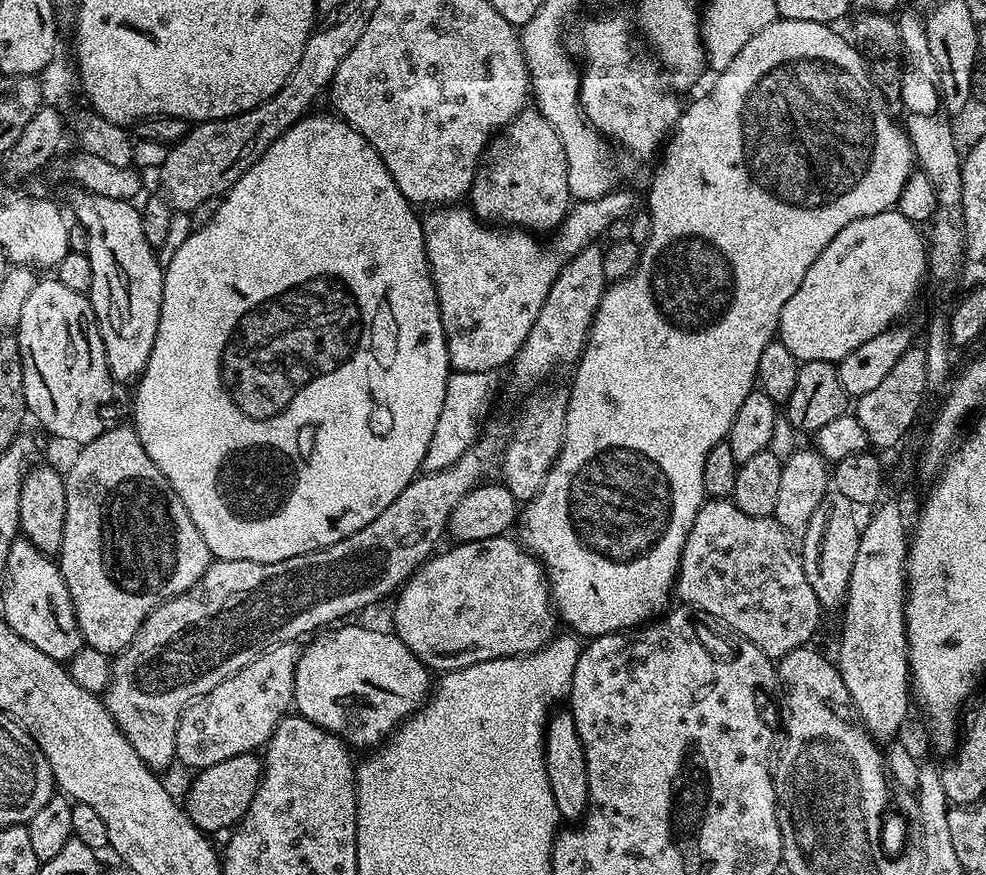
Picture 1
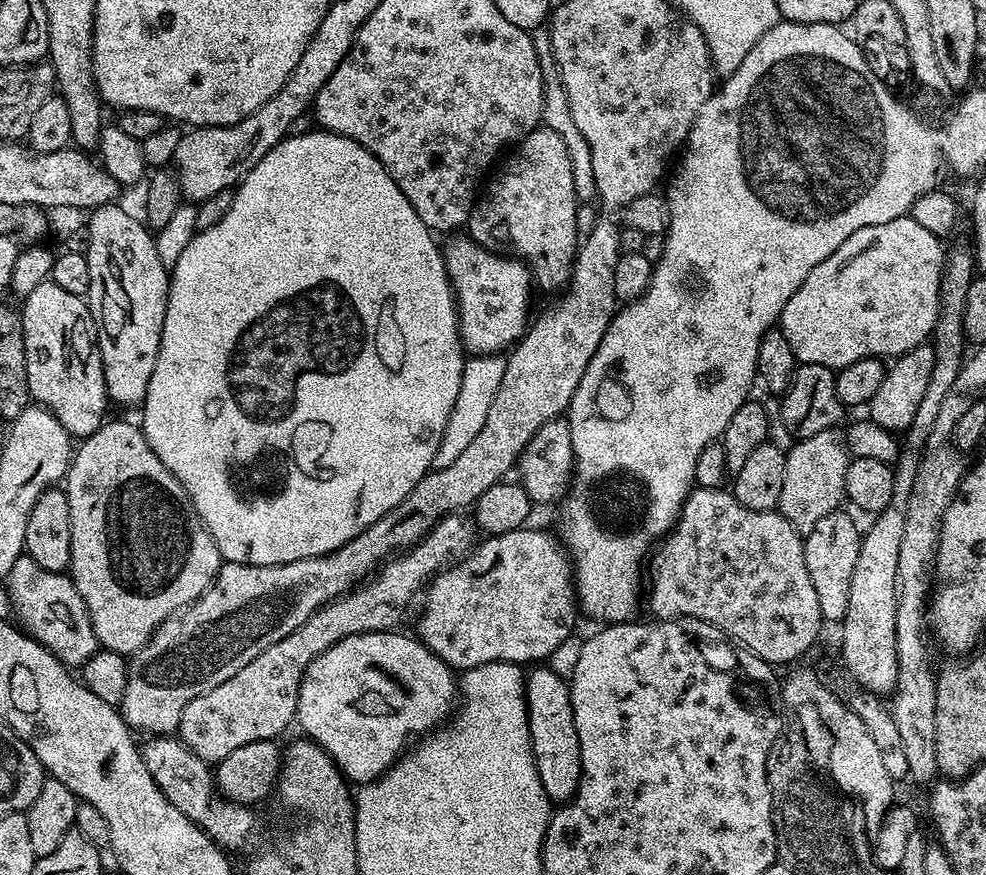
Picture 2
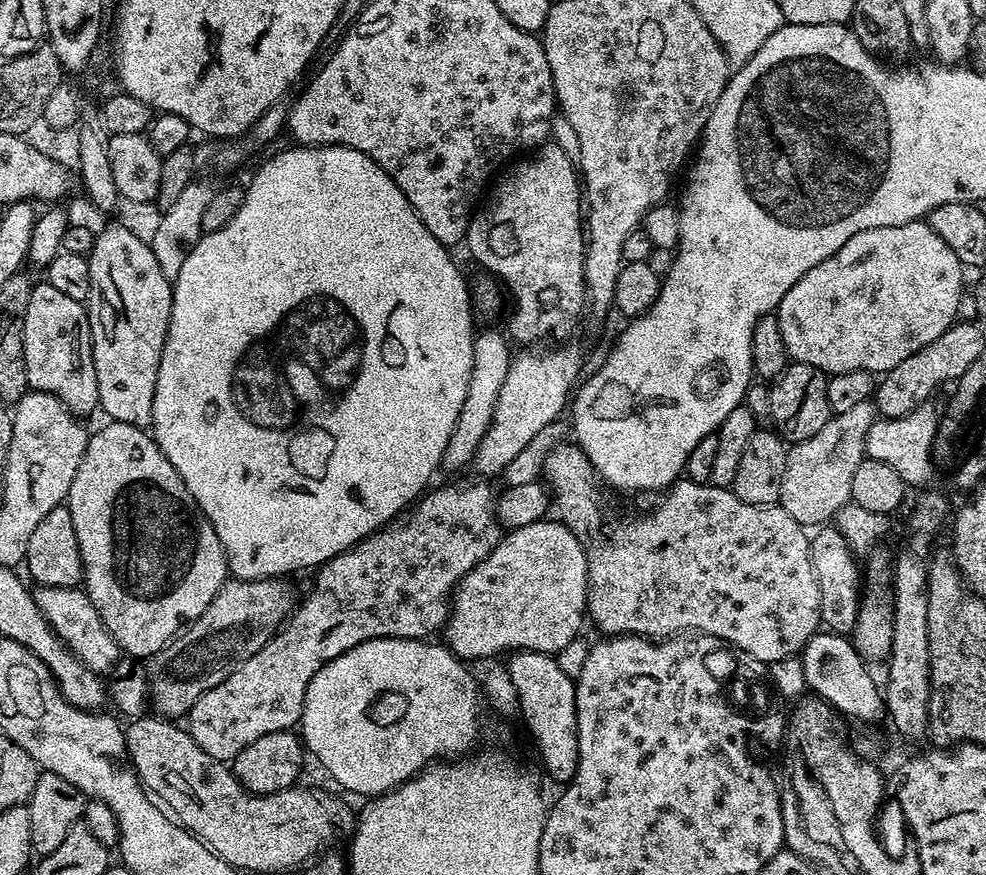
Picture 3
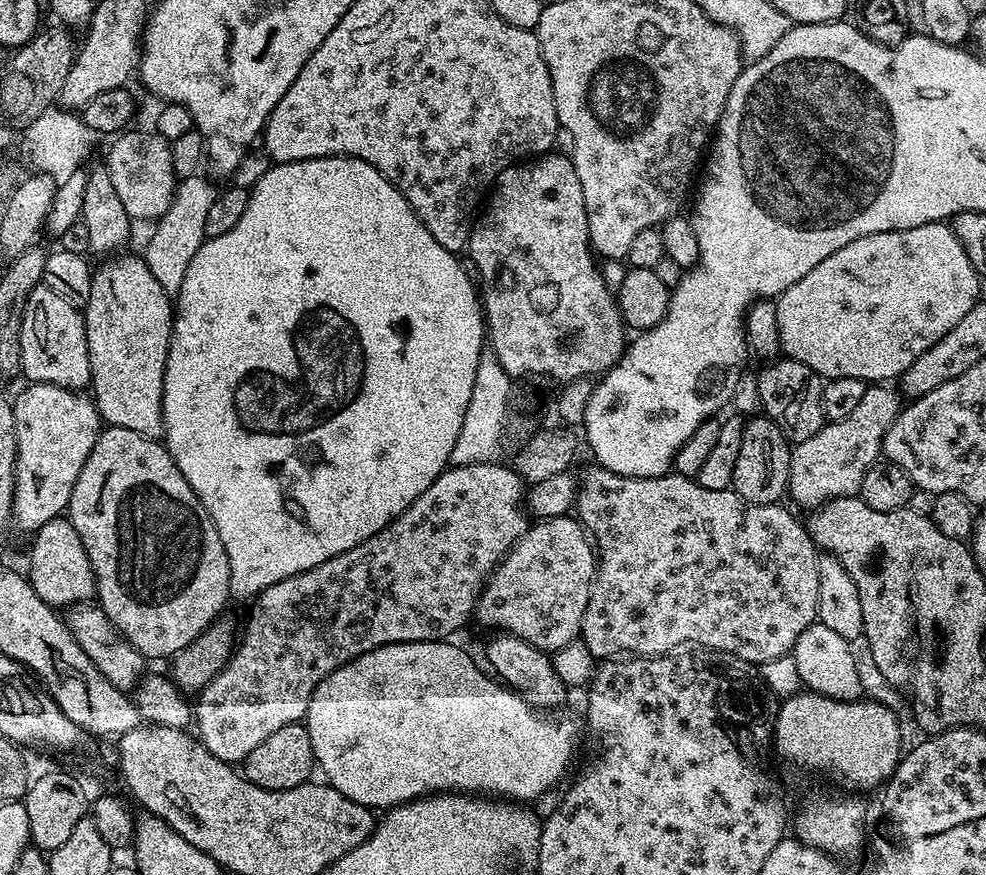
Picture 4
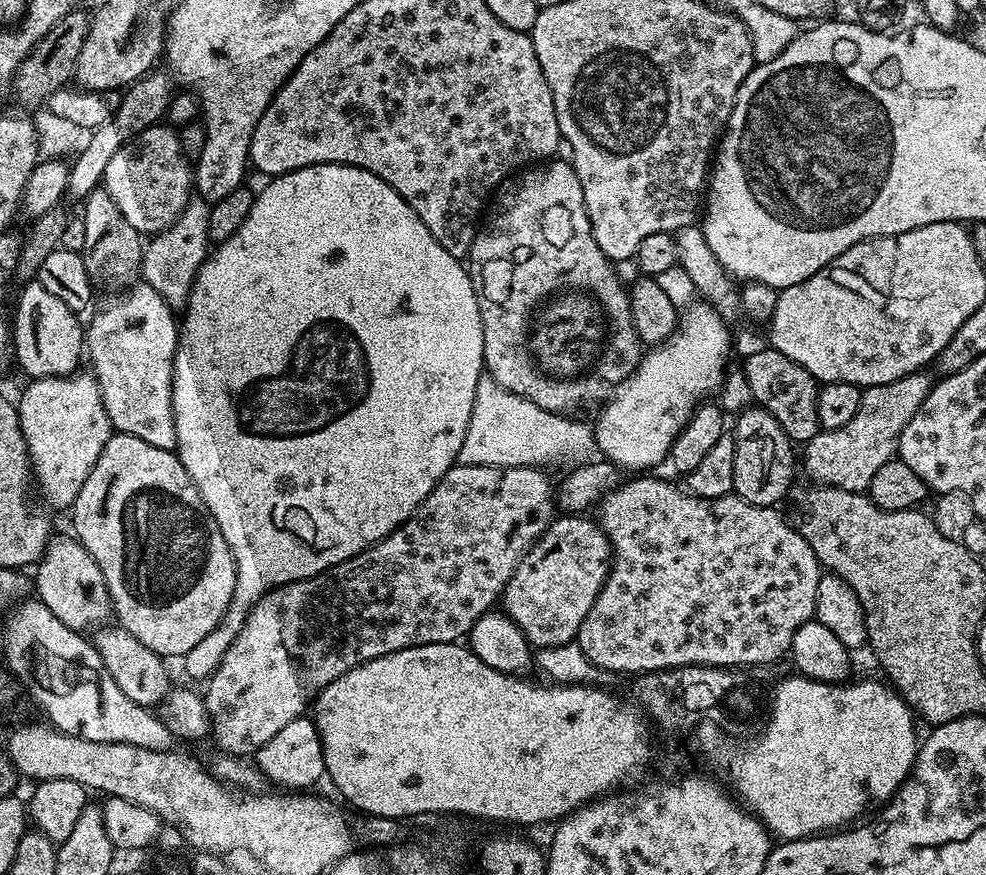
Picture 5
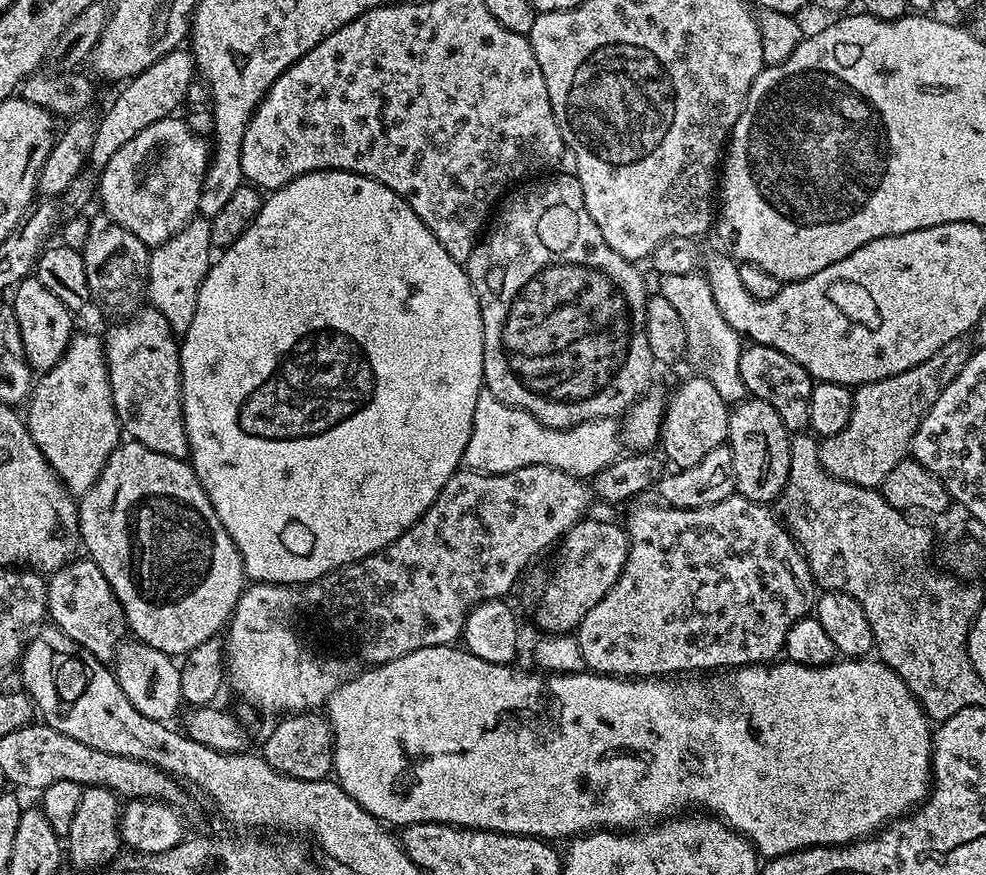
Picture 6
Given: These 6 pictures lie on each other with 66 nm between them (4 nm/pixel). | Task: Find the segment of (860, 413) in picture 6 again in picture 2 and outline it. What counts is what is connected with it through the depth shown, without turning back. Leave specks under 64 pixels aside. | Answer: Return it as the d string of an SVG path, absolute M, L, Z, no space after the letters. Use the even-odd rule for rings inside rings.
M829 430L805 440L796 440L785 455L786 474L782 474L782 494L778 511L801 534L814 530L818 521L826 518L826 514L837 511L845 499L844 482L850 457L845 437L838 433L839 431Z

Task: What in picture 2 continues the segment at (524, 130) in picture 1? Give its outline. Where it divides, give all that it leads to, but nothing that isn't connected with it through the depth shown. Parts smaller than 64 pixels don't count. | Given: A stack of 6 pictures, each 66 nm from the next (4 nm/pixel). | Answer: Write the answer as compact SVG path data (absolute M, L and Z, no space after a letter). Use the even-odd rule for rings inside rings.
M547 126L535 128L519 141L516 150L512 172L493 175L487 181L486 190L479 193L472 206L472 215L468 217L466 232L476 244L524 261L532 273L535 287L555 293L567 285L578 247L578 201L570 154L566 142Z

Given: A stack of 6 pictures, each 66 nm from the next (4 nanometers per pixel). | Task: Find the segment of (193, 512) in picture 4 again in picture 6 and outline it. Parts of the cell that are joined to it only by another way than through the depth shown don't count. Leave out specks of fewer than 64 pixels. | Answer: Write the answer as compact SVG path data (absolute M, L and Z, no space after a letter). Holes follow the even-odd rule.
M133 439L121 442L110 454L102 474L98 474L98 482L94 482L94 486L90 486L90 490L86 490L86 494L79 497L78 507L83 551L88 551L85 552L87 559L93 560L98 570L102 570L106 582L110 582L110 590L118 598L124 611L129 633L139 643L150 646L154 650L162 650L173 658L184 658L190 650L194 650L194 646L202 646L202 642L217 635L232 619L232 611L236 609L236 604L240 601L240 596L246 587L242 558L238 554L238 546L234 546L234 538L226 534L226 526L222 526L206 490L201 486L200 479L187 459L179 460L170 458L166 454L158 454L158 450L150 450Z

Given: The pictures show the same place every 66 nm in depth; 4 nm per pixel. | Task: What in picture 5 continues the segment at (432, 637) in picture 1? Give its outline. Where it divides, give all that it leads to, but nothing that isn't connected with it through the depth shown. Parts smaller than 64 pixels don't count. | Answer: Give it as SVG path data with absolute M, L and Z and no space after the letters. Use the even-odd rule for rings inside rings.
M584 514L557 515L548 529L534 542L532 549L520 559L510 582L504 588L503 611L522 630L533 649L562 646L575 641L586 614L590 614L590 606L594 606L606 582L608 571L612 568L612 544L608 541L608 535L595 519L587 518Z

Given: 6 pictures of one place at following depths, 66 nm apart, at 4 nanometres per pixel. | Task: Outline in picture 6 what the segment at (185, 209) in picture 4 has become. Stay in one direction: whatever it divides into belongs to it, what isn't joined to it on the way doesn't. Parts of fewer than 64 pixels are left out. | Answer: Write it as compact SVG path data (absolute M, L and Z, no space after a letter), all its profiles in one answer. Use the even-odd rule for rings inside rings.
M193 218L178 234L174 234L174 238L155 245L148 257L147 303L162 314L166 322L170 322L177 334L190 330L190 322L198 306L198 290L214 263L210 223L207 219L200 219Z

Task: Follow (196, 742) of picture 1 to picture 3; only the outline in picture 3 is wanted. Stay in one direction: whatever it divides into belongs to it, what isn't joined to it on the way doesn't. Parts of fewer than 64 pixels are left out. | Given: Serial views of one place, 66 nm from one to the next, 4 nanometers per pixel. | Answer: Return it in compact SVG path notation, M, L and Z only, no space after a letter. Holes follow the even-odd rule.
M471 479L464 480L461 484L448 484L445 488L433 487L431 490L425 491L419 501L413 503L410 510L405 511L395 522L381 528L378 532L372 533L371 536L367 536L366 539L355 544L353 548L338 554L333 560L327 560L325 564L321 564L319 568L315 569L316 585L305 594L304 601L301 604L299 601L293 607L291 616L288 617L280 631L268 639L266 644L262 646L262 650L258 650L258 654L246 658L246 662L239 664L227 678L222 682L218 682L218 686L206 690L206 694L198 697L194 702L194 706L188 711L186 717L187 730L194 738L194 742L198 742L198 746L202 746L202 750L206 750L206 754L210 754L210 758L231 762L238 754L242 754L242 750L246 750L246 746L250 746L250 742L254 742L257 738L262 738L266 734L287 732L295 729L300 723L300 715L304 709L304 699L306 698L306 686L310 686L310 678L314 678L314 674L318 674L318 670L326 662L334 662L334 658L346 654L346 650L352 650L354 646L358 646L362 642L370 642L374 638L423 640L435 637L432 635L435 632L437 635L443 629L448 622L450 597L456 591L456 583L479 560L486 558L486 554L490 554L490 550L494 550L494 546L500 541L502 535L502 525L496 518L497 493L492 493L492 488L488 485L491 483L487 479Z

